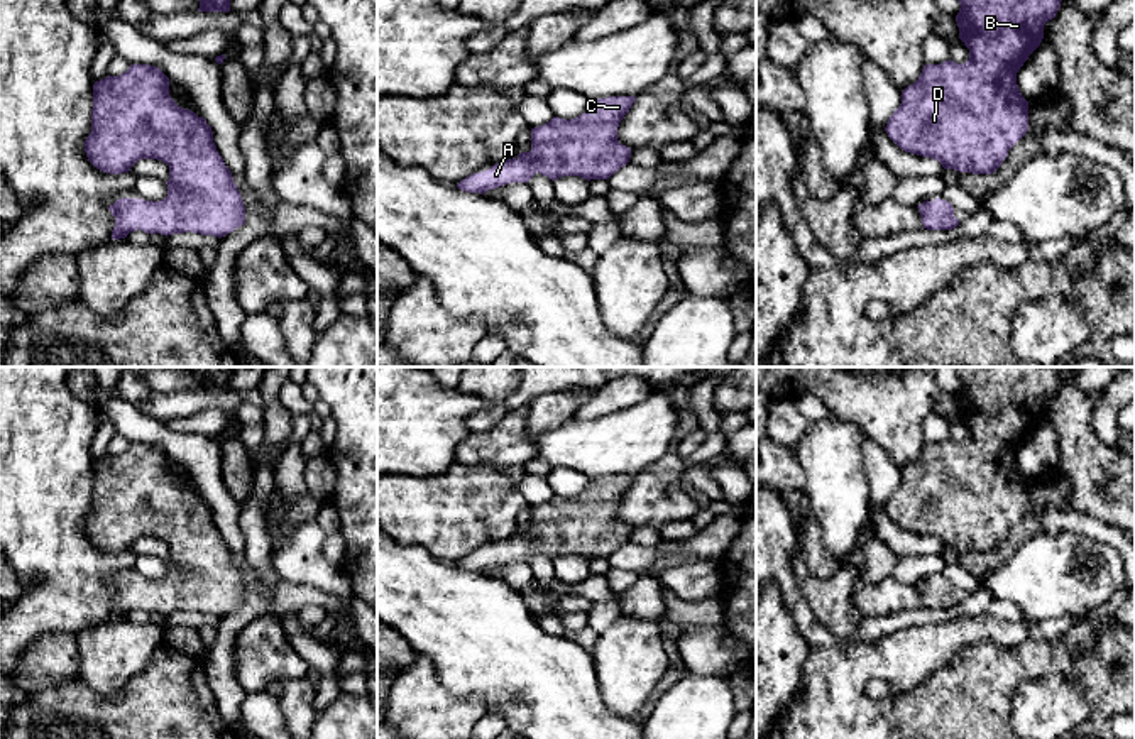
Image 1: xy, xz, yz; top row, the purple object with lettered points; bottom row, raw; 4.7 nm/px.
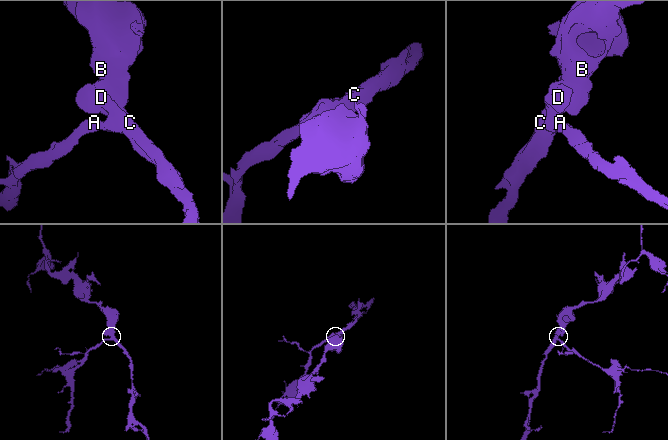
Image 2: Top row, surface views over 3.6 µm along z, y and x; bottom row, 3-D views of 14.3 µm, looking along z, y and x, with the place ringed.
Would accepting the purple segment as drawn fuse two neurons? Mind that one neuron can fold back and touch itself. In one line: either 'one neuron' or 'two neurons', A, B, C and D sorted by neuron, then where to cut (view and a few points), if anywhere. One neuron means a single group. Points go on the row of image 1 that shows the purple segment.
one neuron | A B C D | no cut

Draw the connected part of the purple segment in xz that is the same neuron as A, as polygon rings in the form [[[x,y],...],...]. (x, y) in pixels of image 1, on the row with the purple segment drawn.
[[[609,96],[589,103],[577,118],[553,117],[531,129],[531,151],[474,172],[457,188],[484,194],[509,183],[528,183],[536,172],[551,181],[563,176],[609,179],[629,162],[631,149],[617,140],[617,127],[636,96]]]

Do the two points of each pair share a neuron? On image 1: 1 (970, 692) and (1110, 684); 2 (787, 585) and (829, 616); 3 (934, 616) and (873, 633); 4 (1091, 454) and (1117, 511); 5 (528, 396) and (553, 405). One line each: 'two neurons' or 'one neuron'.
1: one neuron
2: two neurons
3: one neuron
4: one neuron
5: two neurons

